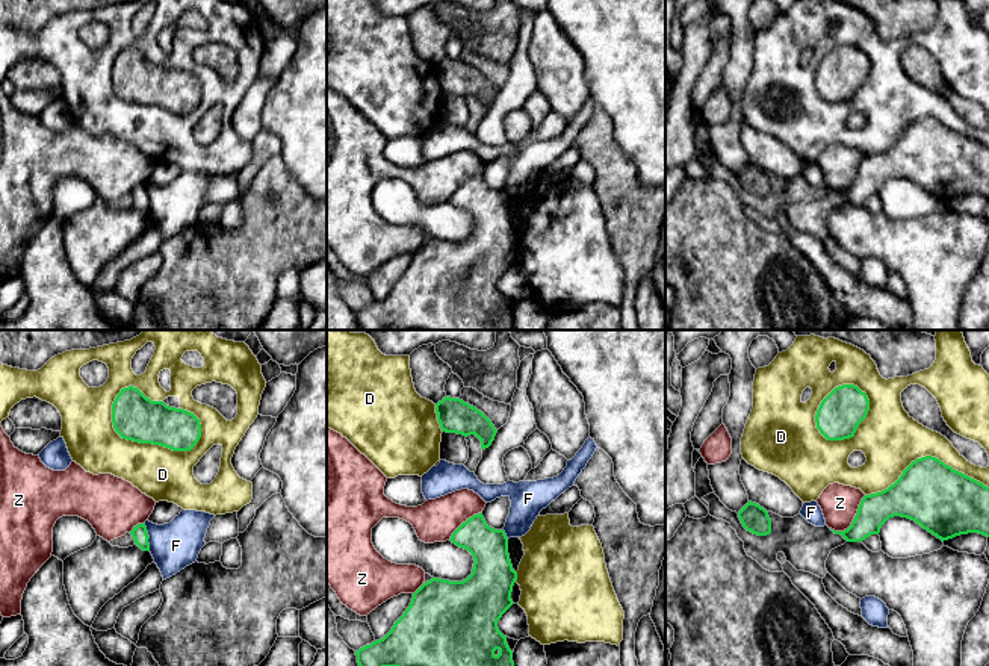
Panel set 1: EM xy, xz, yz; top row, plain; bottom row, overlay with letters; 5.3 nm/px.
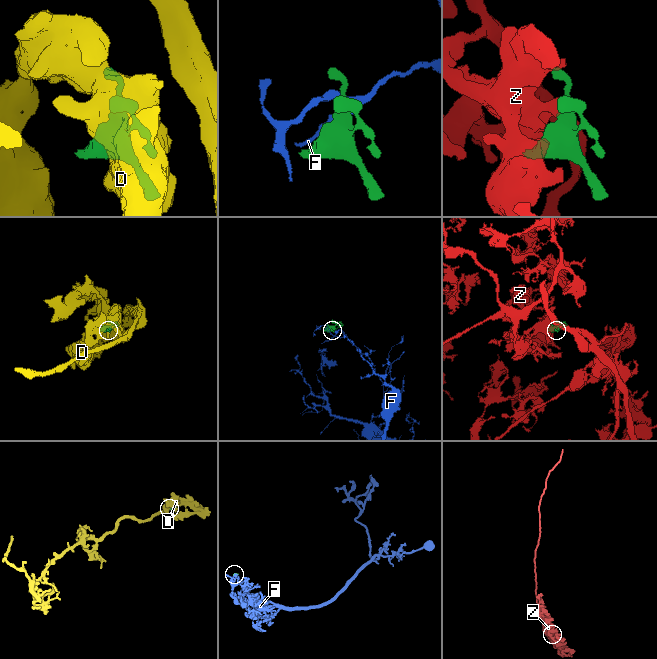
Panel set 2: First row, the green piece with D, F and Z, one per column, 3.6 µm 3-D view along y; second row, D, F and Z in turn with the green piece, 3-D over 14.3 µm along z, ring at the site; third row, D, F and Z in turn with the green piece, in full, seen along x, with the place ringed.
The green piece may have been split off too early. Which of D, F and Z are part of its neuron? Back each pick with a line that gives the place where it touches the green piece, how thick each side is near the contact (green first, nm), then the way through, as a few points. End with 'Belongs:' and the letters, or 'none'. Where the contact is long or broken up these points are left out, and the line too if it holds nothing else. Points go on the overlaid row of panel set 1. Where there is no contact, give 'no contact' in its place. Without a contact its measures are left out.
Belongs: none

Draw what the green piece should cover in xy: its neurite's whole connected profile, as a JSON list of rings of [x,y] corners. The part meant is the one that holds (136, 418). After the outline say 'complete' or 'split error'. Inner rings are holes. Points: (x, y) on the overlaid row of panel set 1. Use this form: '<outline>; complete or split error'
[[[138,387],[121,389],[112,404],[115,431],[127,440],[191,451],[201,437],[200,419],[183,409],[151,401]]]; complete

